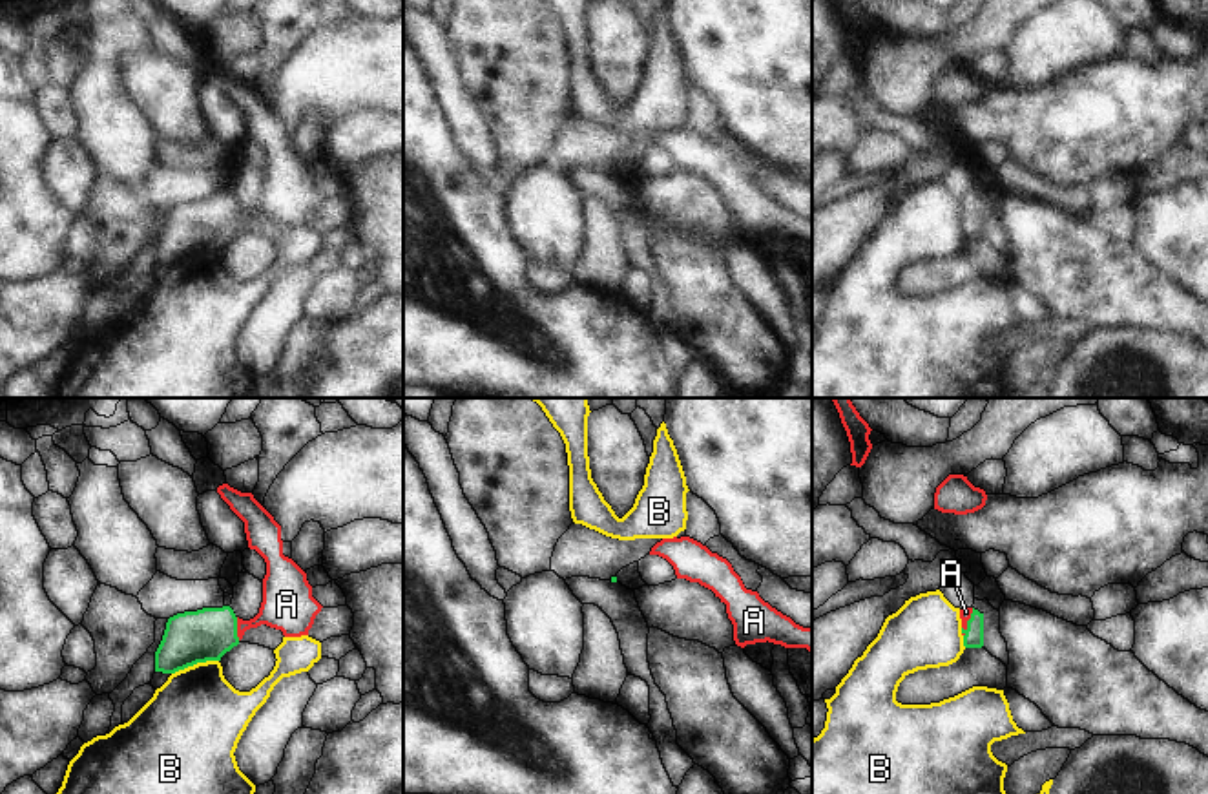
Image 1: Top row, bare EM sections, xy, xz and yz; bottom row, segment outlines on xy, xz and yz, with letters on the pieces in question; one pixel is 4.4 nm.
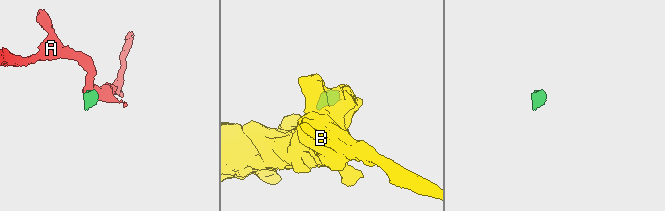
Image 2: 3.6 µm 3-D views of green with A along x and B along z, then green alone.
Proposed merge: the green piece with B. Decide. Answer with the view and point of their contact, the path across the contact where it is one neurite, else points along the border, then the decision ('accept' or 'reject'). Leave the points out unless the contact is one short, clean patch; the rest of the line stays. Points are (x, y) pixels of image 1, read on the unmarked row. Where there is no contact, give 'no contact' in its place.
contact xy (194, 254); border xy (218, 250), (194, 254), (172, 265); reject

